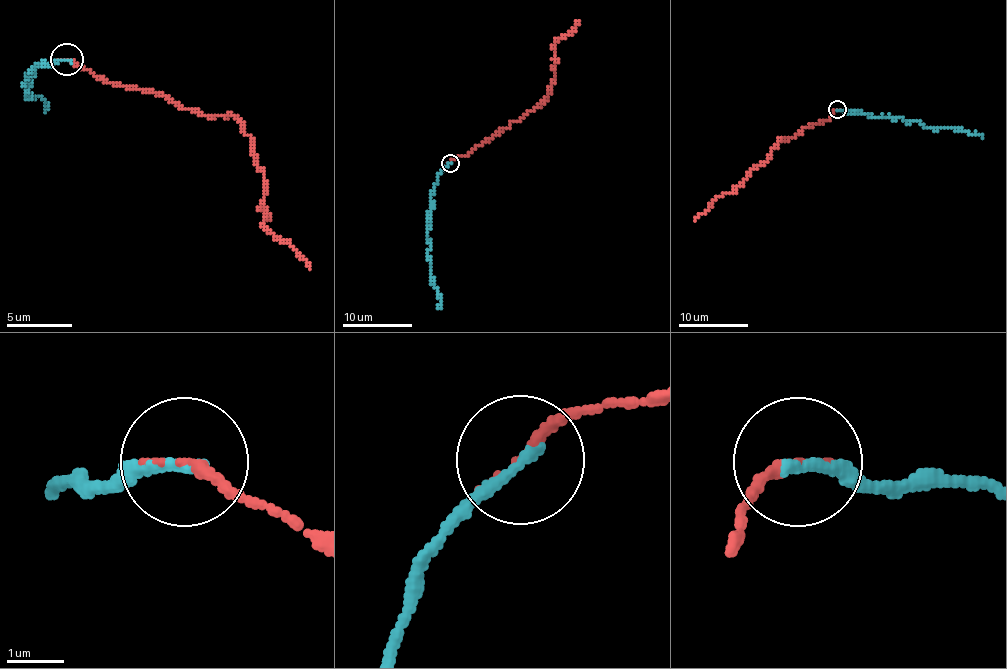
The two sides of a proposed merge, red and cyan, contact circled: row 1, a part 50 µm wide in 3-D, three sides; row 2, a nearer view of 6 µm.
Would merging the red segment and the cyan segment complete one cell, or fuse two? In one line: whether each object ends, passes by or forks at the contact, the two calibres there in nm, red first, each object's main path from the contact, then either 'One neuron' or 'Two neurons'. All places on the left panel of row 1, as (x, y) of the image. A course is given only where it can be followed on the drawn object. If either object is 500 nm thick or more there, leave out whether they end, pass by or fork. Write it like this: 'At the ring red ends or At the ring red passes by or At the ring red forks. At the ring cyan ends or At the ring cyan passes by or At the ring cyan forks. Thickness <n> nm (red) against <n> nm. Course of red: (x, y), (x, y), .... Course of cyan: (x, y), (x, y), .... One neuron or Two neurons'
At the ring red ends. At the ring cyan ends. Thickness 190 nm (red) against 240 nm. Course of red: (68, 60), (110, 83), (159, 93), (202, 115), (231, 115), (251, 138), (261, 168), (264, 223), (310, 269). Course of cyan: (68, 60), (45, 63), (25, 79), (28, 83), (25, 93), (48, 106), (45, 112). Two neurons

